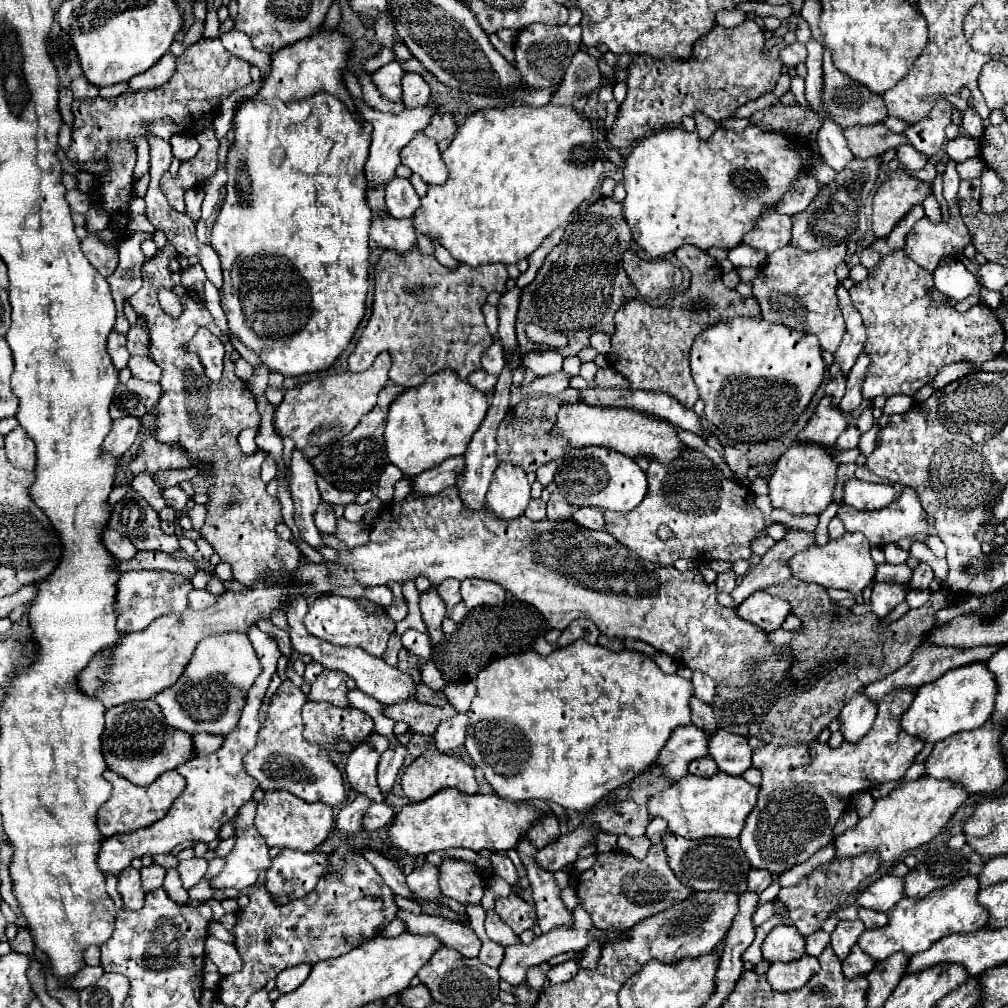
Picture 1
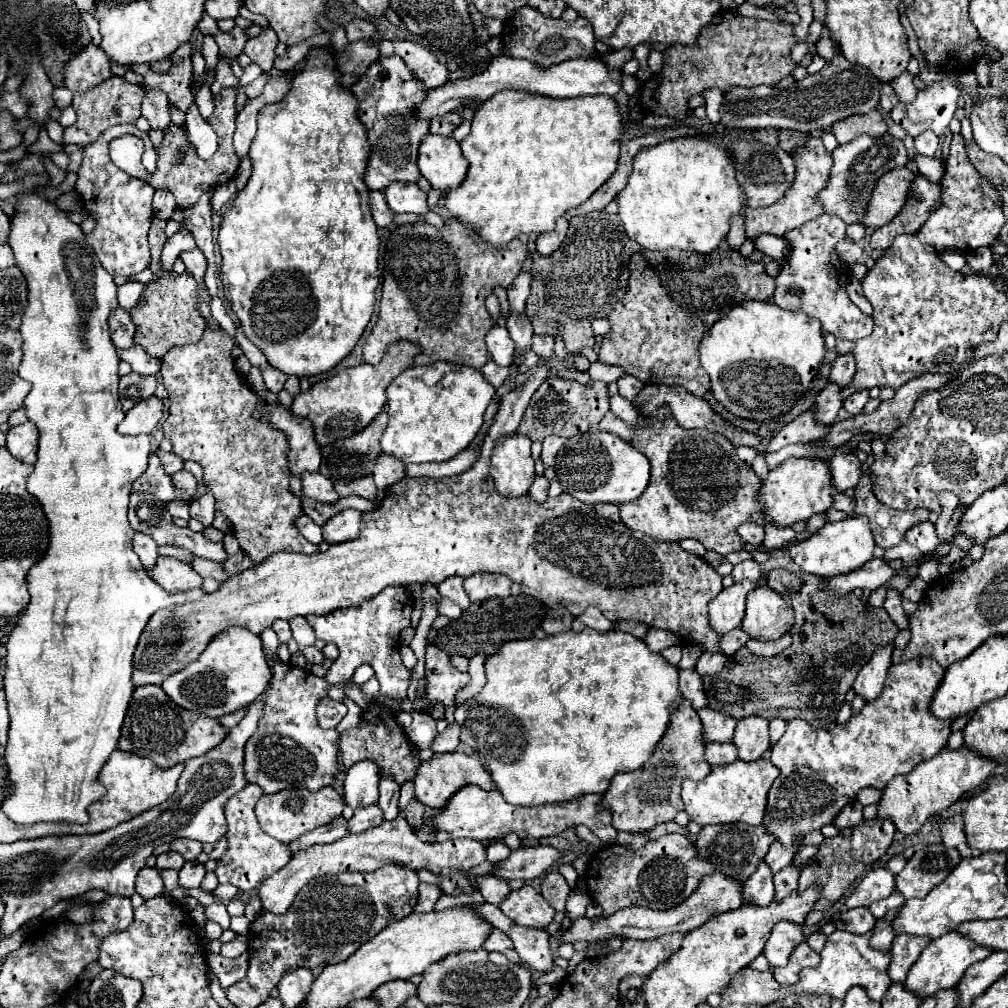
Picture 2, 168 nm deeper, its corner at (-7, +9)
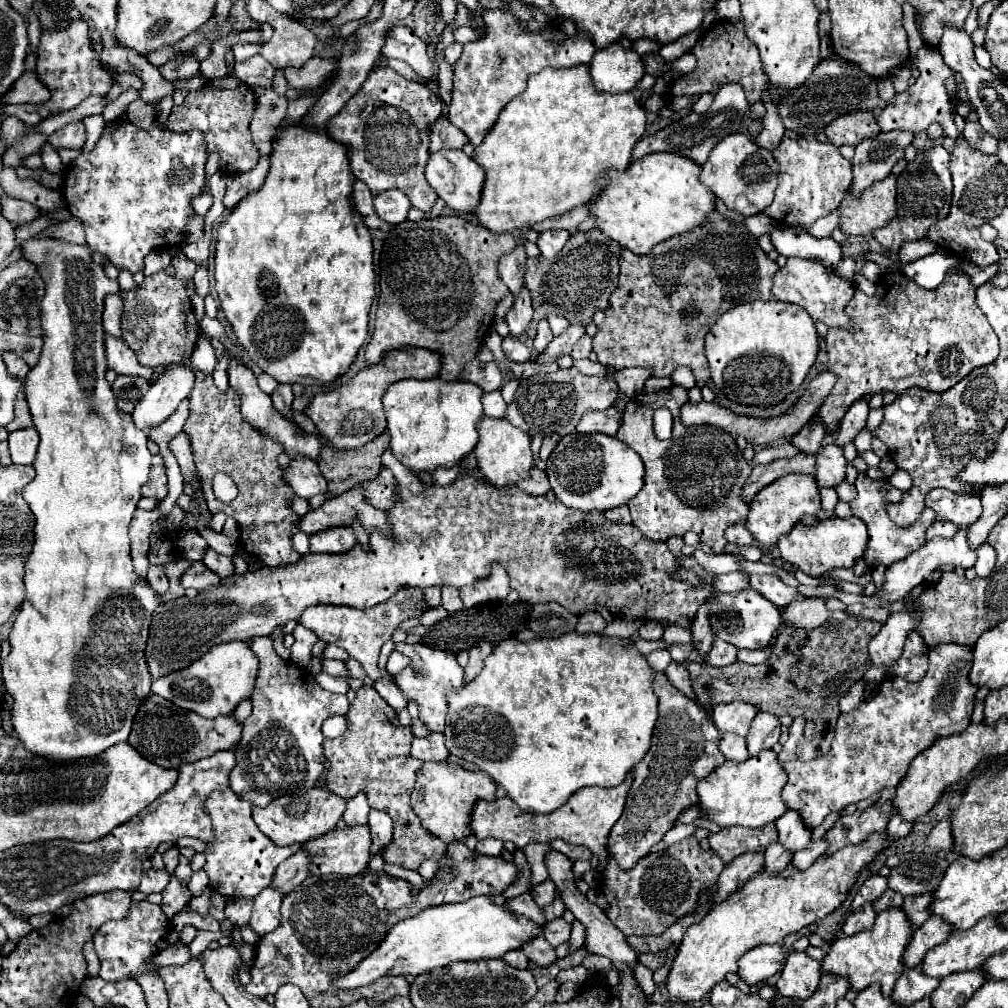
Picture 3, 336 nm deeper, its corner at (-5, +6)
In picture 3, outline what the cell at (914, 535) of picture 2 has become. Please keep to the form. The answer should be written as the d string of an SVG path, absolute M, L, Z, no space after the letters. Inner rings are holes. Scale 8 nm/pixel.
M934 521L928 531L926 531L926 541L934 539L934 537L952 537L956 533L956 525L948 523L948 521Z

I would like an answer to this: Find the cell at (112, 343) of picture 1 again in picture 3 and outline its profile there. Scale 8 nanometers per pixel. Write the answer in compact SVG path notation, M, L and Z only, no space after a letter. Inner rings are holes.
M108 295L104 299L104 331L122 337L122 297L120 295Z

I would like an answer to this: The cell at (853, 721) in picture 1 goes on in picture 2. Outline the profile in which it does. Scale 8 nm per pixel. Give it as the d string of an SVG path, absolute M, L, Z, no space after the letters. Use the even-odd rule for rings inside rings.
M882 646L872 652L872 658L868 664L858 672L858 678L854 682L854 690L858 696L864 696L868 702L876 700L884 688L884 680L888 674L888 668L892 664L892 650L894 646Z

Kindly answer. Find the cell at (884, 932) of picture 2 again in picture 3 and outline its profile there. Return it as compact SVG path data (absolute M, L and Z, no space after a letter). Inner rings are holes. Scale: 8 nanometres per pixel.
M916 895L916 897L904 897L902 911L908 917L908 923L912 929L918 929L930 915L928 915L928 905L932 901L932 895Z

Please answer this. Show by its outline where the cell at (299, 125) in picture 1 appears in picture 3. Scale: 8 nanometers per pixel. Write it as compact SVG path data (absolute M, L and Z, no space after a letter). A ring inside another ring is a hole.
M302 123L294 125L278 125L276 135L272 139L272 153L270 153L270 171L266 175L266 181L260 189L248 193L246 199L242 199L232 213L220 223L218 227L218 239L216 239L216 293L220 297L220 307L226 315L226 319L232 323L232 329L240 341L240 345L248 351L252 361L268 375L272 375L278 383L308 383L320 381L330 383L336 377L344 375L354 361L358 349L364 345L368 337L368 313L374 301L374 265L372 265L372 233L364 225L364 237L358 233L360 217L354 215L352 207L352 191L354 191L354 175L350 171L350 161L346 155L346 147L342 143L334 143L326 131L306 131Z

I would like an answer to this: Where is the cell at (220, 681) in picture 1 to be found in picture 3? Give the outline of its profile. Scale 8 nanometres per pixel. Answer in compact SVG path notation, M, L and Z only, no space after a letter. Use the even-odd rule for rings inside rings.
M222 643L210 649L202 659L194 661L190 667L160 677L152 683L152 693L172 701L176 707L198 713L200 717L214 719L218 715L230 715L236 705L248 699L254 691L258 673L258 657L250 651L248 643Z

